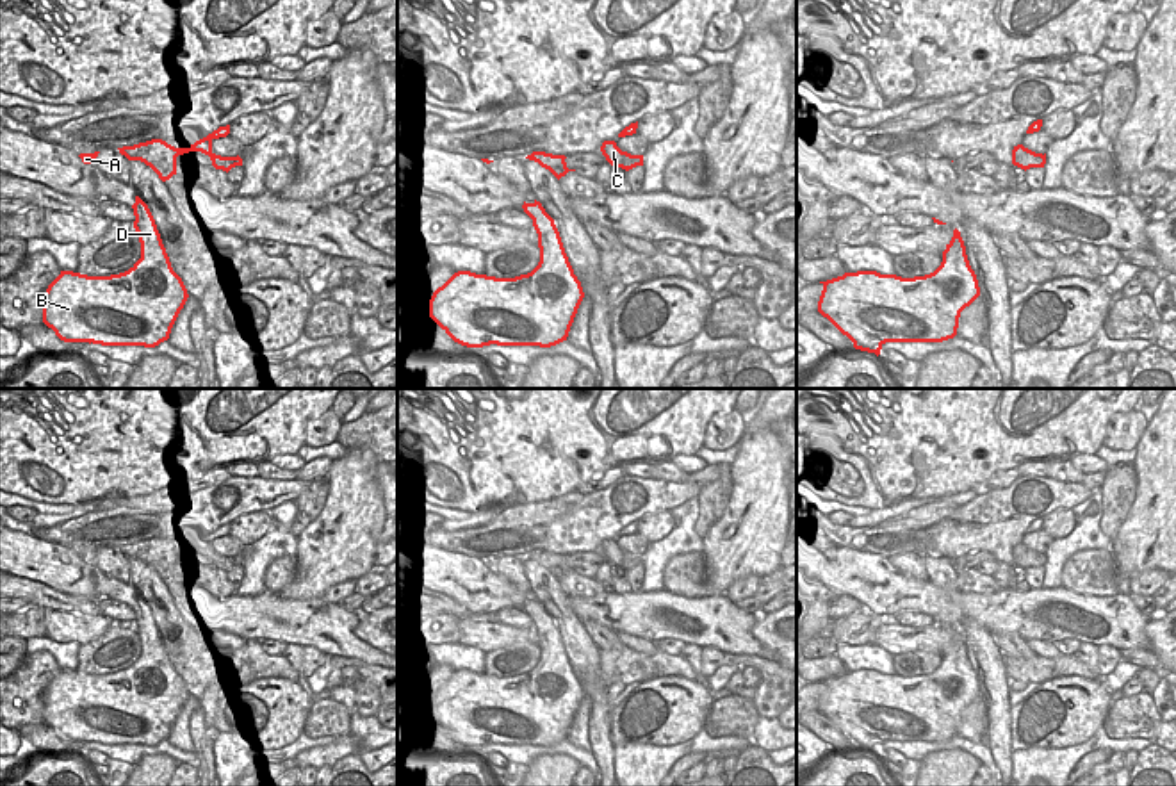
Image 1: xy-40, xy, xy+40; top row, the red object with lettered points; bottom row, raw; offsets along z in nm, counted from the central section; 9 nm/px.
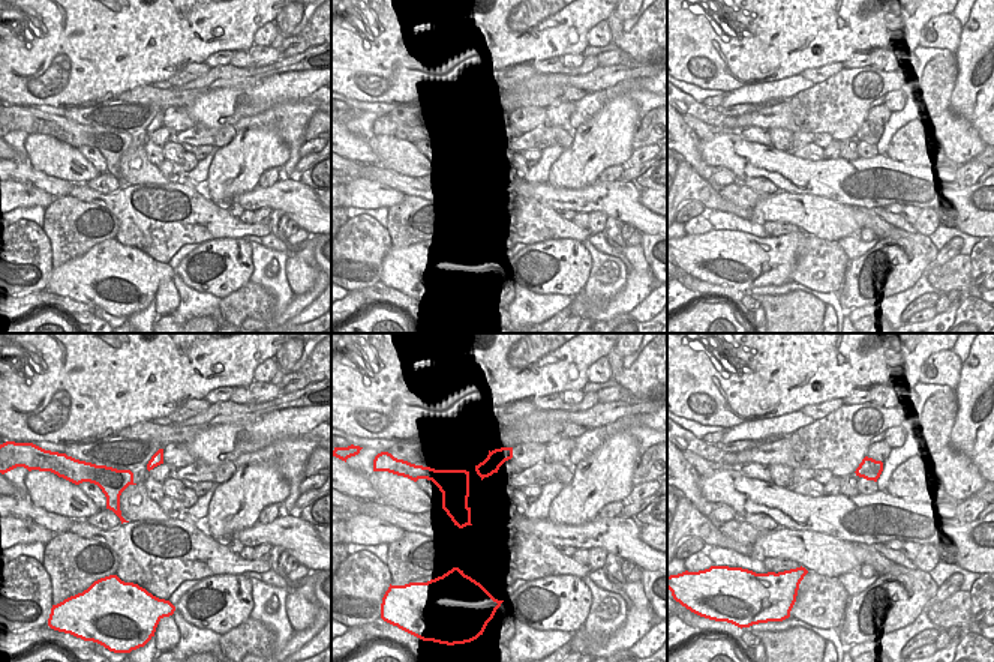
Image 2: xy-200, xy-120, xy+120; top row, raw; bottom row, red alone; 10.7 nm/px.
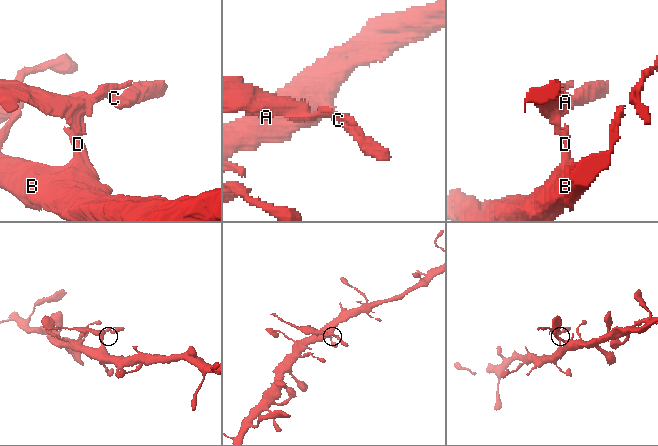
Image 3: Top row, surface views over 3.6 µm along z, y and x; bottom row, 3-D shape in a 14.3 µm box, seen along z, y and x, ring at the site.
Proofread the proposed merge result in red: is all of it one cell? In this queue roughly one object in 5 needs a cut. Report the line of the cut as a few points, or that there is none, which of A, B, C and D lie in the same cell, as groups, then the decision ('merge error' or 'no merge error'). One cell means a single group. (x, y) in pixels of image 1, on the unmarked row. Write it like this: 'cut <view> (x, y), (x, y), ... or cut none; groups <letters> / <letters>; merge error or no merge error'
cut xy (560, 638), (556, 642), (538, 640); groups A C D / B; merge error

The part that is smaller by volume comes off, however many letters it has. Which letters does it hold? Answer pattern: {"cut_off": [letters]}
{"cut_off": ["A", "C", "D"]}

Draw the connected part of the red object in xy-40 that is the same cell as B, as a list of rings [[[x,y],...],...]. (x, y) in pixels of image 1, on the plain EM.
[[[162,640],[141,642],[141,658],[125,672],[87,675],[61,670],[45,692],[43,722],[64,741],[155,747],[169,738],[187,697],[187,688],[173,670]]]

